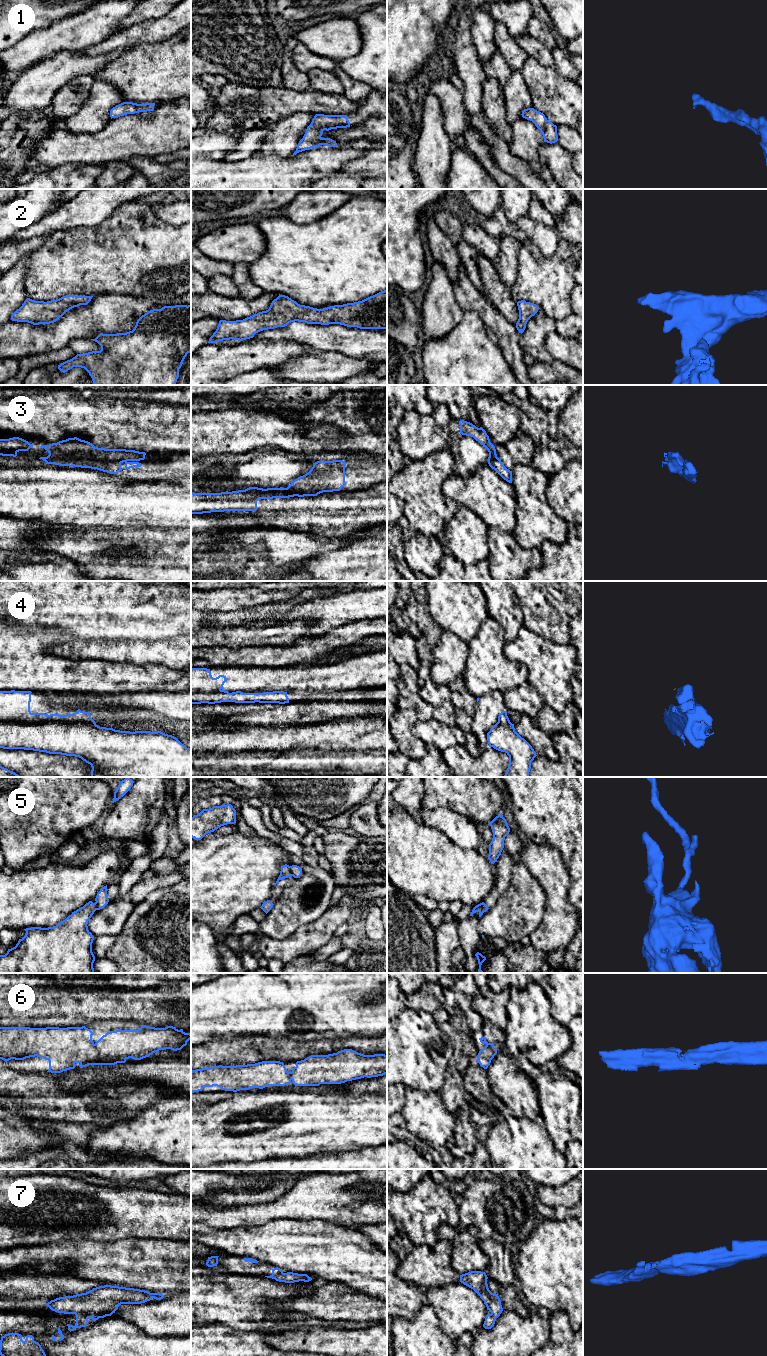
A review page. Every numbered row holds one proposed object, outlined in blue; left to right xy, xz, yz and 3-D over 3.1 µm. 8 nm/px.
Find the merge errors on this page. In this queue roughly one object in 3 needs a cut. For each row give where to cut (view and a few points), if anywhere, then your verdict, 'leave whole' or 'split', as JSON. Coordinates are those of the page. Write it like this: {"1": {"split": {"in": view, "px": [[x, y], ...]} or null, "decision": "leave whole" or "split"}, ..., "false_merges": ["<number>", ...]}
{"1": {"split": null, "decision": "leave whole"}, "2": {"split": null, "decision": "leave whole"}, "3": {"split": {"in": "xy", "px": [[55, 443], [62, 454], [88, 456], [104, 462], [120, 463]]}, "decision": "split"}, "4": {"split": {"in": "xy", "px": [[47, 715], [38, 715], [32, 722], [0, 721]]}, "decision": "split"}, "5": {"split": {"in": "xz", "px": [[289, 866], [292, 875]]}, "decision": "split"}, "6": {"split": null, "decision": "leave whole"}, "7": {"split": null, "decision": "leave whole"}, "false_merges": ["3", "4", "5"]}

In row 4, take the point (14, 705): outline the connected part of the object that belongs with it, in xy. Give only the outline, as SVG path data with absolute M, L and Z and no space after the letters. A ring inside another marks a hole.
M0 691L0 721L6 723L33 723L45 713L30 711L31 691Z

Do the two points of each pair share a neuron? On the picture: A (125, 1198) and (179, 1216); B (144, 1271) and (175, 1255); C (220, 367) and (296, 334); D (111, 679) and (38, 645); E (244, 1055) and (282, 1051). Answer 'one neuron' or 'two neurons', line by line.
A: one neuron
B: one neuron
C: two neurons
D: one neuron
E: one neuron

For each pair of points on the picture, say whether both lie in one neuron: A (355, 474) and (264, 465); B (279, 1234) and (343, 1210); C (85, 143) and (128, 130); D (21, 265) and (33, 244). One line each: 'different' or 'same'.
A: same
B: different
C: same
D: different

